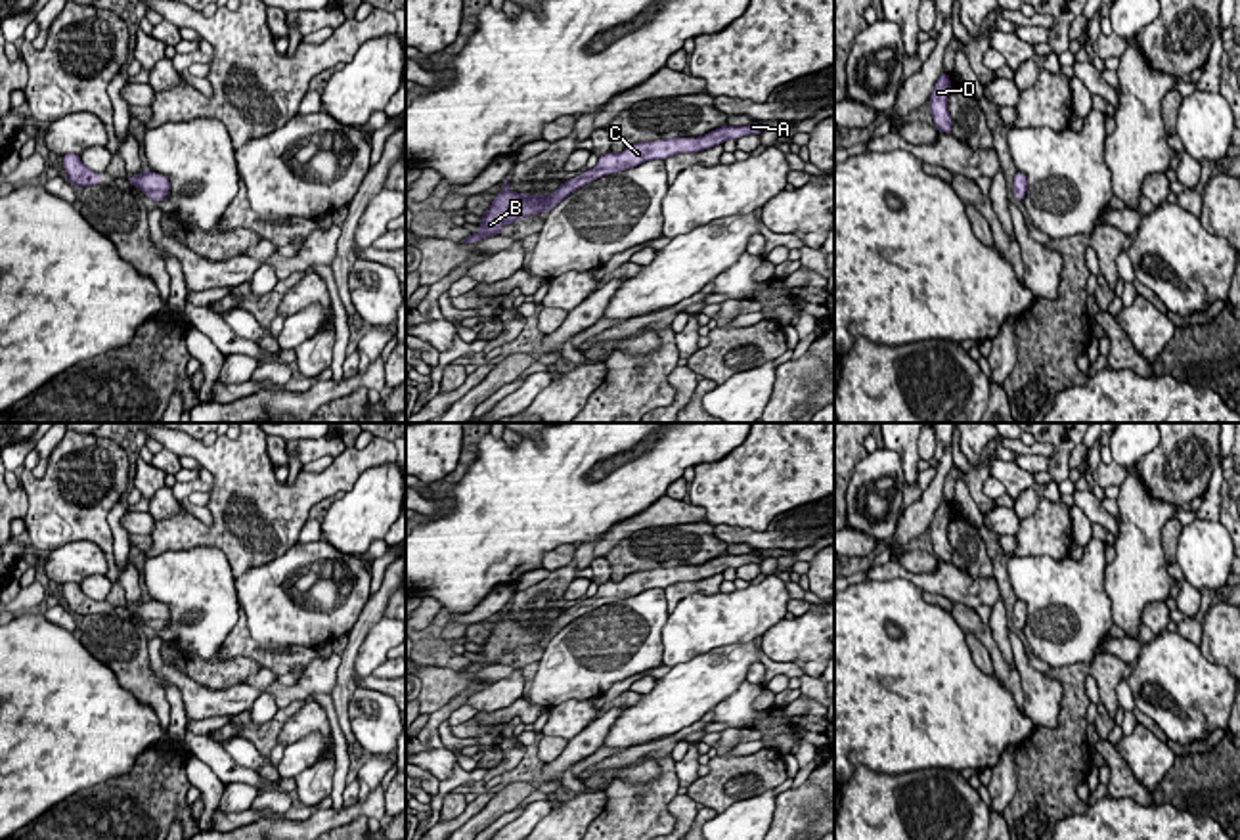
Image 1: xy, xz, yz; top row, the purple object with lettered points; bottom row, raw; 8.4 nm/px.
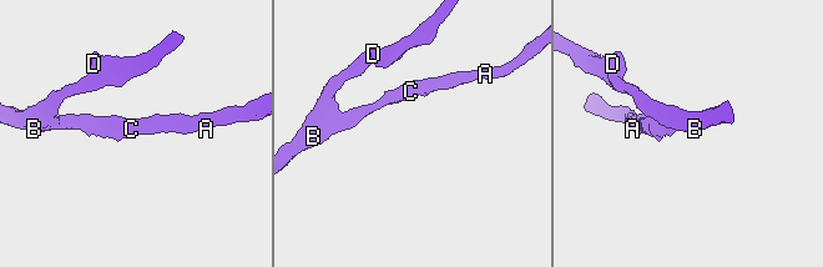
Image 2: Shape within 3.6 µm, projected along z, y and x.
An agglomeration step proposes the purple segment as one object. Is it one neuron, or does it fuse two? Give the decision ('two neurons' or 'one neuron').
one neuron

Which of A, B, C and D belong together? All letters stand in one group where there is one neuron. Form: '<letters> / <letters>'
A B C D

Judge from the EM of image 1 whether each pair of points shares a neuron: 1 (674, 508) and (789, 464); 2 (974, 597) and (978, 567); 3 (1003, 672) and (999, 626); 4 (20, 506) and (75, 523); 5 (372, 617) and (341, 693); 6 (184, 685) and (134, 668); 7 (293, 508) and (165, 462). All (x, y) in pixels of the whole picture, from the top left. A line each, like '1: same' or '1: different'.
1: different
2: different
3: different
4: different
5: same
6: different
7: different

